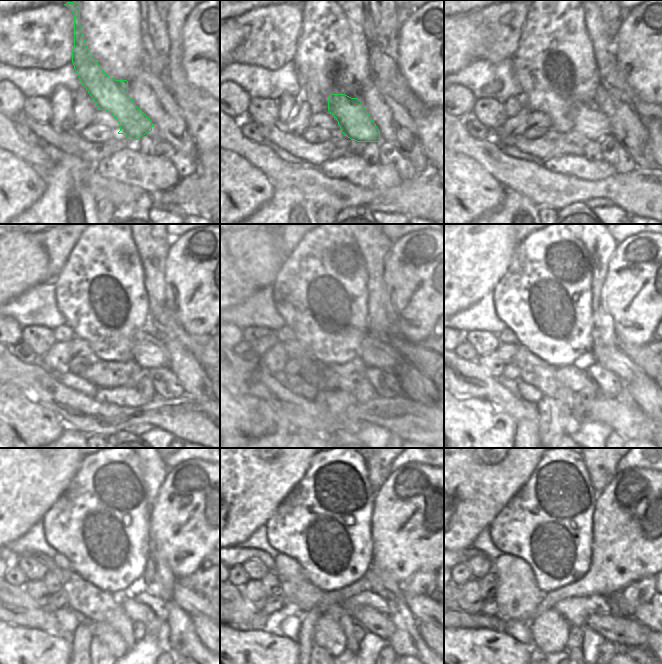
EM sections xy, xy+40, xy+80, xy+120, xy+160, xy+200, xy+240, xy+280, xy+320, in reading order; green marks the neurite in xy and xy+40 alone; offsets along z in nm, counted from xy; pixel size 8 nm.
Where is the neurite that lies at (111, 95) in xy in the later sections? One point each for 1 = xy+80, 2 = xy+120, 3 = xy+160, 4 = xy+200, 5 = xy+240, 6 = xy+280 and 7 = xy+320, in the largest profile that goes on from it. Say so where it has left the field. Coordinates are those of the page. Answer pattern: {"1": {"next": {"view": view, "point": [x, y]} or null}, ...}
{"1": {"next": {"view": "xy+80", "point": [588, 121]}}, "2": {"next": {"view": "xy+120", "point": [149, 351]}}, "3": {"next": {"view": "xy+160", "point": [381, 354]}}, "4": {"next": {"view": "xy+200", "point": [619, 363]}}, "5": {"next": {"view": "xy+240", "point": [194, 604]}}, "6": {"next": {"view": "xy+280", "point": [423, 608]}}, "7": {"next": {"view": "xy+320", "point": [647, 614]}}}

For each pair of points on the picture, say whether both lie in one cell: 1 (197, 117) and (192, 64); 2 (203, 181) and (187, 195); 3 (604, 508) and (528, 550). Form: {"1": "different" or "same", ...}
{"1": "different", "2": "same", "3": "different"}

